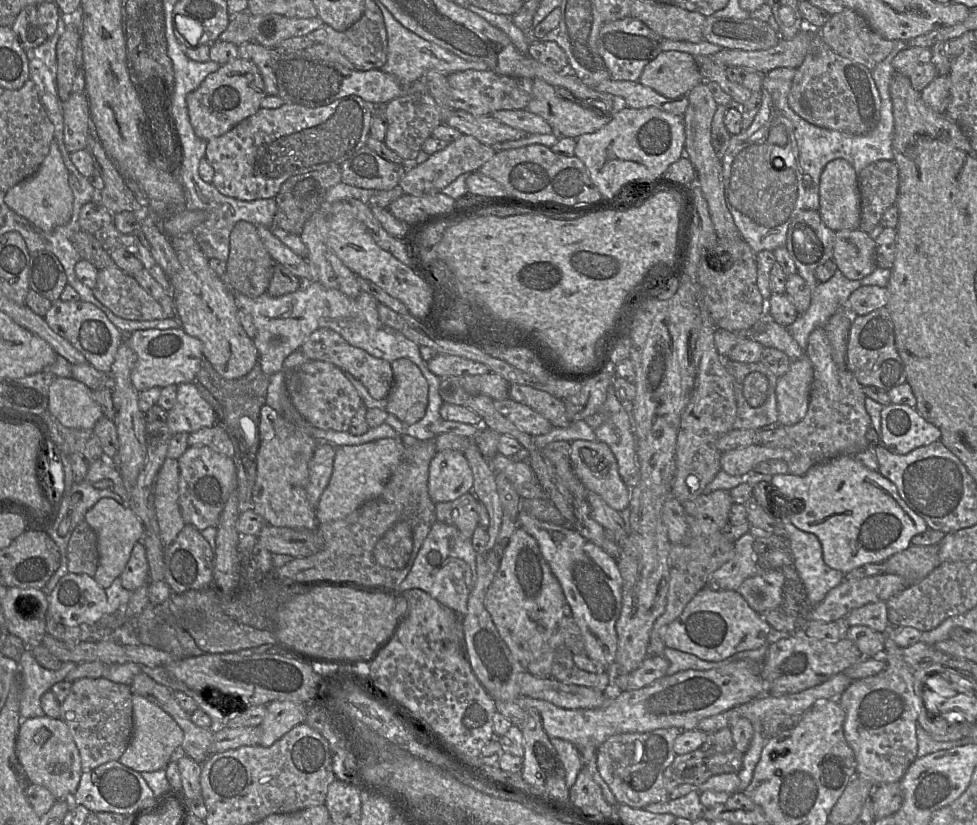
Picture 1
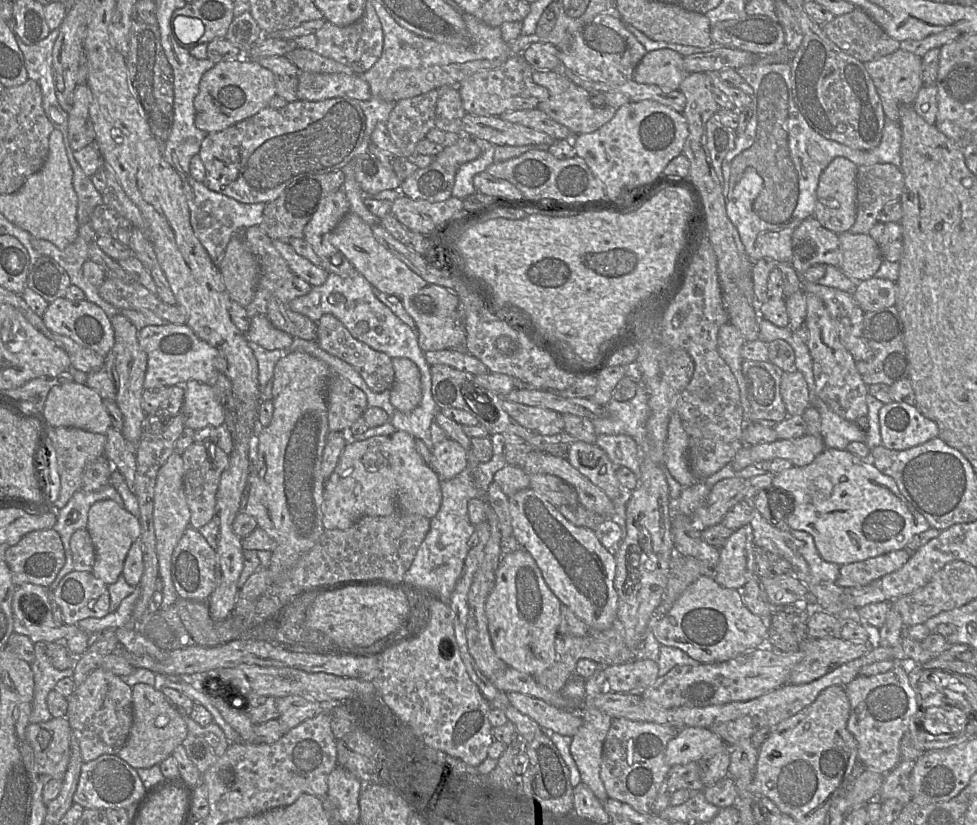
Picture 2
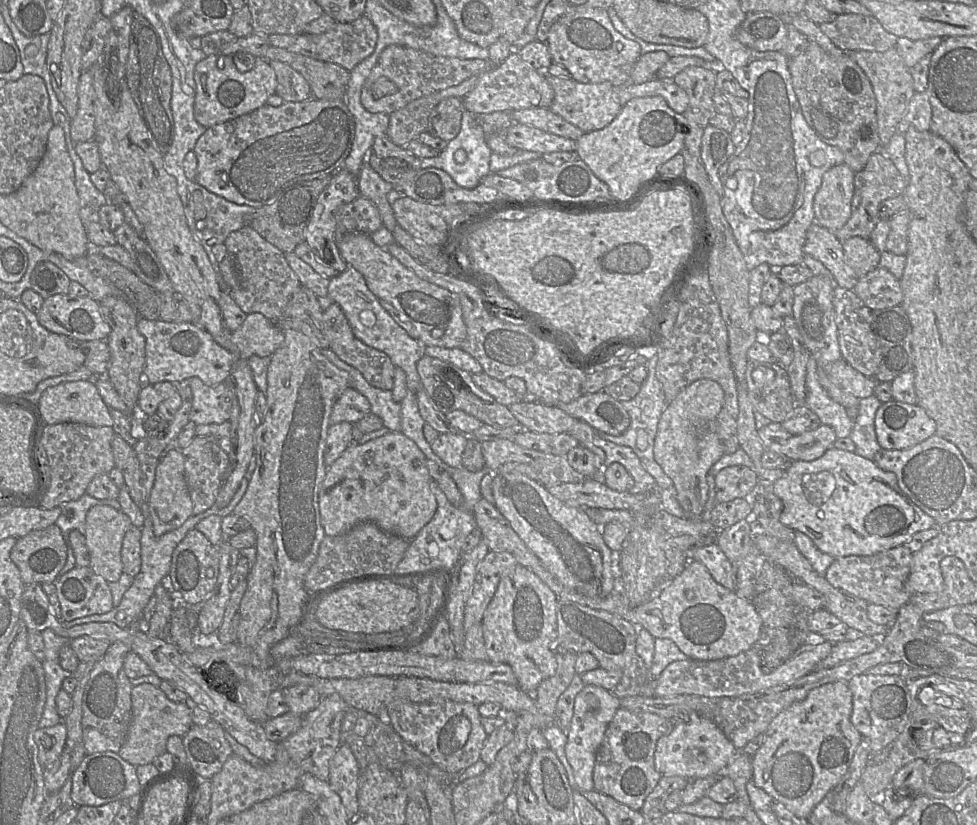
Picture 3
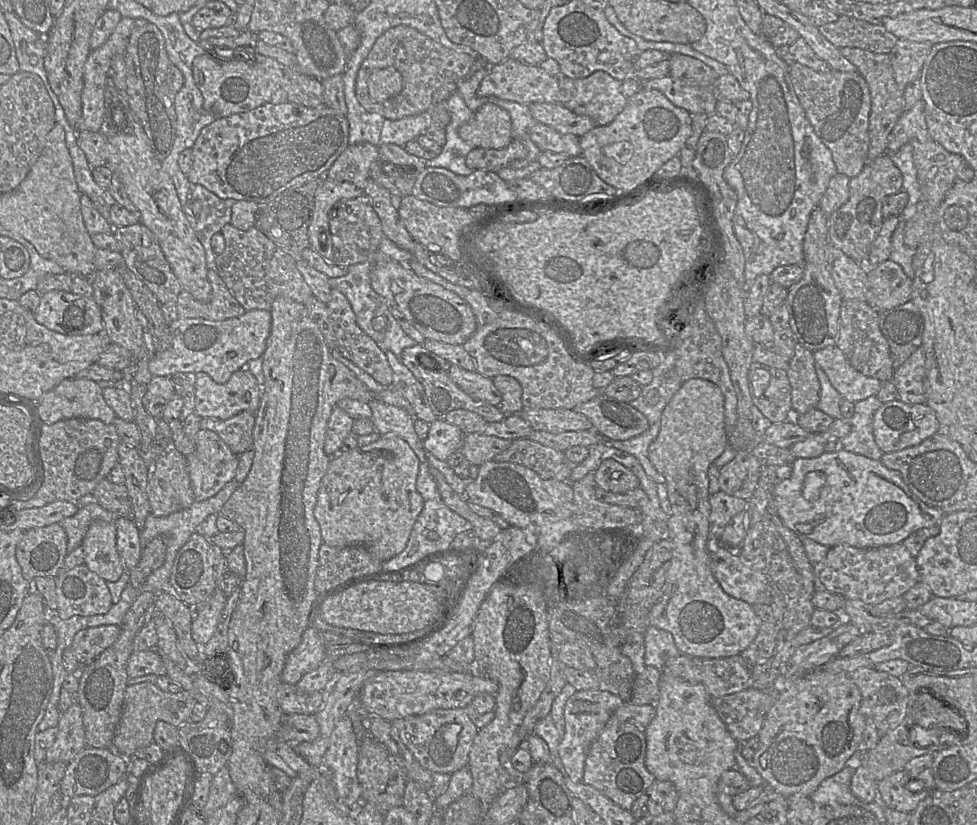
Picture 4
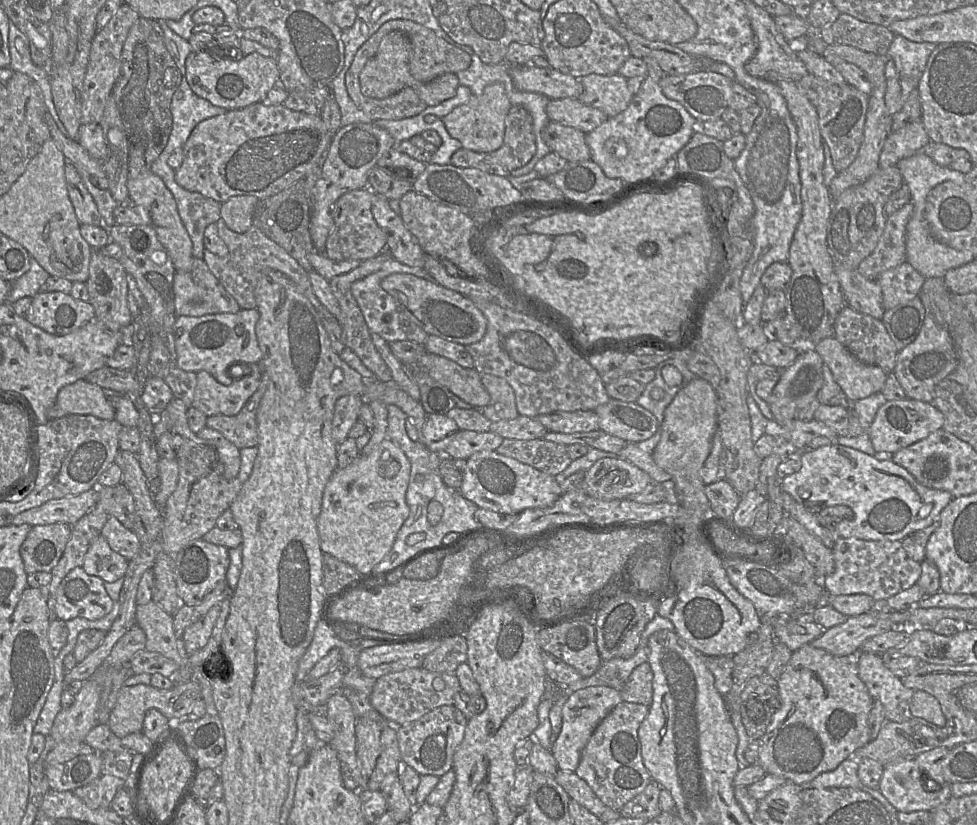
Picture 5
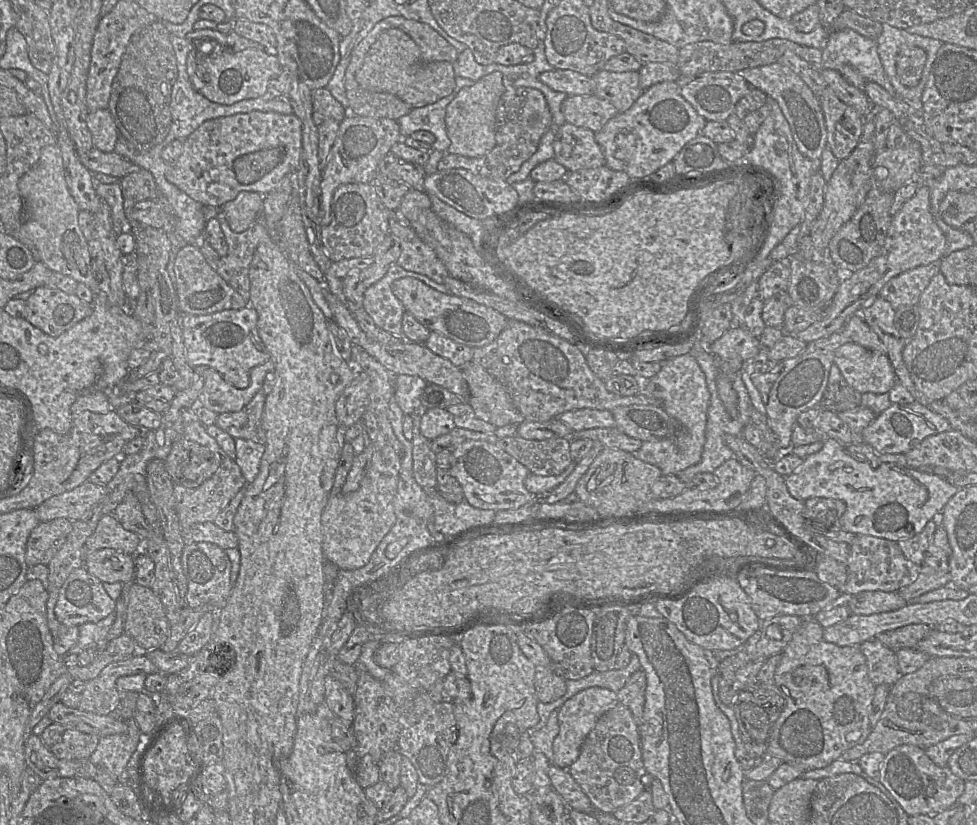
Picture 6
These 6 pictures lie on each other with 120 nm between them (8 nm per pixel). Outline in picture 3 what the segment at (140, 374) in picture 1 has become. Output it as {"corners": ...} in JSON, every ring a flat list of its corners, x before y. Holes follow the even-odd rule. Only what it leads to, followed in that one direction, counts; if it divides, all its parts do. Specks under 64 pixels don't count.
{"corners":[[139,317,137,328,145,339,143,374,147,376,148,383,173,383,198,377,207,386,215,386,226,380,235,364,232,353,217,344,209,333,191,322,175,323]]}

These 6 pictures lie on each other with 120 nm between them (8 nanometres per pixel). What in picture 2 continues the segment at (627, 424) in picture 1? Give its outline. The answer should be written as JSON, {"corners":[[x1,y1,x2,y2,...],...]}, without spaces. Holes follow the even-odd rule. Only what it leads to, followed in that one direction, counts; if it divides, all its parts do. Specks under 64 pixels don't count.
{"corners":[[597,435,596,445,600,447,609,457,615,466,629,468,637,477,638,484,640,479,640,448,635,440,628,435]]}

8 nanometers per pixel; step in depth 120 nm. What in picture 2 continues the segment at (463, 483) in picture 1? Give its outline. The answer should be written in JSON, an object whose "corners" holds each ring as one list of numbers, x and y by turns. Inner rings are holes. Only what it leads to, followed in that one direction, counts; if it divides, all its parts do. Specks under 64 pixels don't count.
{"corners":[[450,438,434,445,431,453,431,467,439,476,440,482,456,477,468,465,467,451]]}

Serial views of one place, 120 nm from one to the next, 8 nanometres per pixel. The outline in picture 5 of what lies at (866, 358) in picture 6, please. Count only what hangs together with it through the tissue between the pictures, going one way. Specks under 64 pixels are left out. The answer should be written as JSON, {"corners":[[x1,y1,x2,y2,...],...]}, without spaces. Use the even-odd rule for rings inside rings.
{"corners":[[834,336,818,341,813,347,830,368,835,382,854,402,882,391,888,374,879,366,860,362]]}

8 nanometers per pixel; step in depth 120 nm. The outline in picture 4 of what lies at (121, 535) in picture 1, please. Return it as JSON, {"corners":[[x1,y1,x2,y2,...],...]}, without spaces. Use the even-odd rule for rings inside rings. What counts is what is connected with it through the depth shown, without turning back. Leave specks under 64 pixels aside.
{"corners":[[94,521,82,541,84,563,105,581,119,580,126,570,116,547,115,522]]}

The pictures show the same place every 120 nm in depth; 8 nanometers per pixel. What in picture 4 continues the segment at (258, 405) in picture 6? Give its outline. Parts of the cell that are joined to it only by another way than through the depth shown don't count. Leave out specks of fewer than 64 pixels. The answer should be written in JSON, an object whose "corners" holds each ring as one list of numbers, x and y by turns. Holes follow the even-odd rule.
{"corners":[[242,411,226,420,202,418,200,421,201,429,215,432,237,456,253,450,254,425,255,413,250,411]]}

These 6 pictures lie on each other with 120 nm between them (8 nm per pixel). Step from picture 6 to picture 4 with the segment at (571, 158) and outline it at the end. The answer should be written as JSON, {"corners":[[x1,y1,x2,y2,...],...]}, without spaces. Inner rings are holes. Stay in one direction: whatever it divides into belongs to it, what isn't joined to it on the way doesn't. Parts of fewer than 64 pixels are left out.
{"corners":[[535,122,529,130,533,143,543,151,565,153,569,157,581,156,580,137,570,133,560,133,554,128]]}

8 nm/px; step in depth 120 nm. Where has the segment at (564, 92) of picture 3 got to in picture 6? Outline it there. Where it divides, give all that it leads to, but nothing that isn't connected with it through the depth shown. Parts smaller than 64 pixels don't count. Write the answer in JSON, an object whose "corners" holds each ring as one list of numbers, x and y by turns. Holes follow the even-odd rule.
{"corners":[[603,69,592,77,593,94,609,101,618,113,629,110,644,92,638,71,613,72]]}

